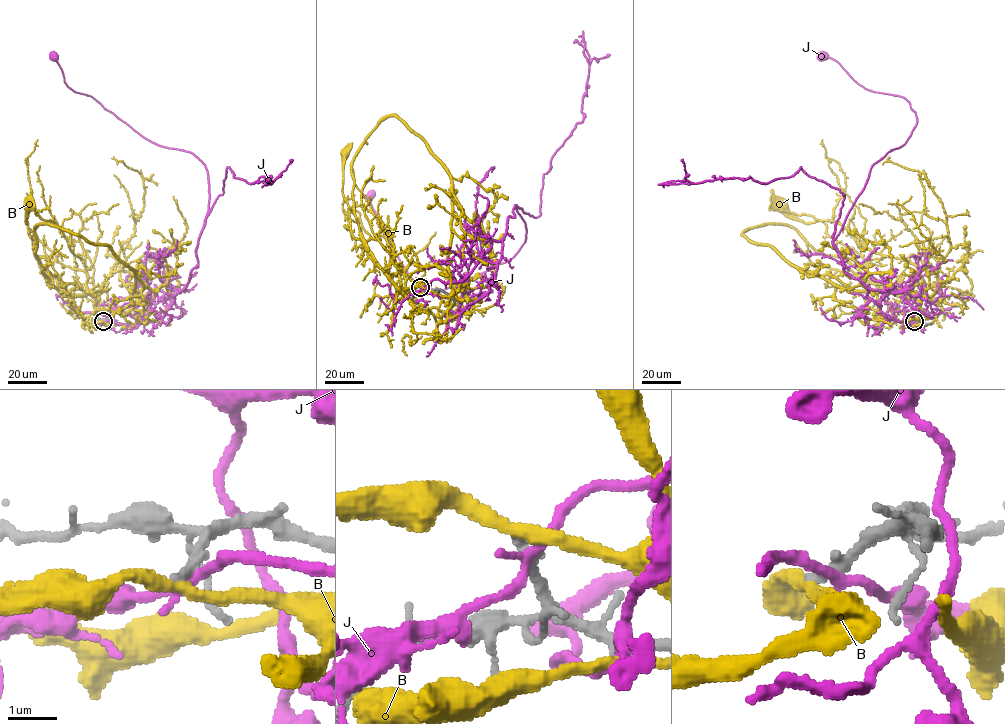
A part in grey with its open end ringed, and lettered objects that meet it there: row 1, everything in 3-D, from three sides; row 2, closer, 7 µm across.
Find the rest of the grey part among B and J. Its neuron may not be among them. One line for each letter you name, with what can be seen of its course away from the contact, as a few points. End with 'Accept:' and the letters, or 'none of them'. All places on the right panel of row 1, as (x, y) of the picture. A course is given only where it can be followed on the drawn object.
Accept: none of them

